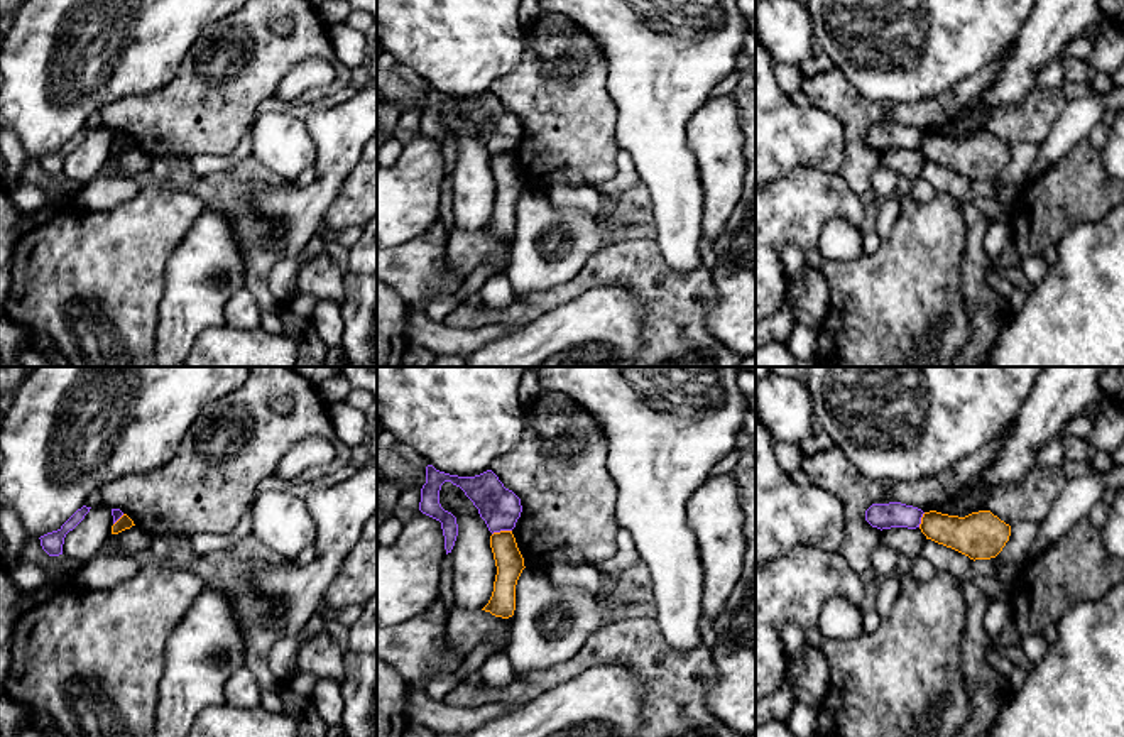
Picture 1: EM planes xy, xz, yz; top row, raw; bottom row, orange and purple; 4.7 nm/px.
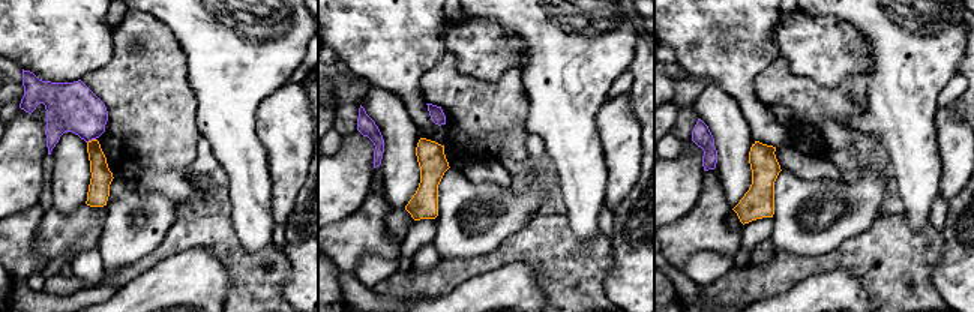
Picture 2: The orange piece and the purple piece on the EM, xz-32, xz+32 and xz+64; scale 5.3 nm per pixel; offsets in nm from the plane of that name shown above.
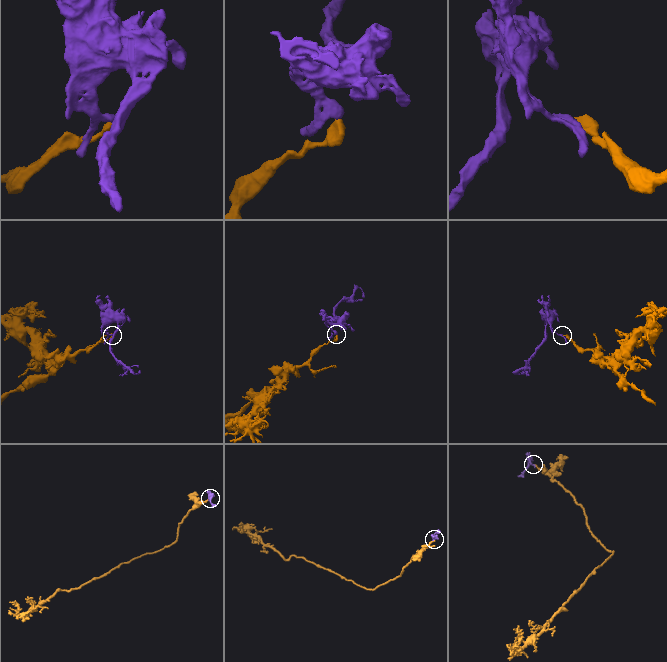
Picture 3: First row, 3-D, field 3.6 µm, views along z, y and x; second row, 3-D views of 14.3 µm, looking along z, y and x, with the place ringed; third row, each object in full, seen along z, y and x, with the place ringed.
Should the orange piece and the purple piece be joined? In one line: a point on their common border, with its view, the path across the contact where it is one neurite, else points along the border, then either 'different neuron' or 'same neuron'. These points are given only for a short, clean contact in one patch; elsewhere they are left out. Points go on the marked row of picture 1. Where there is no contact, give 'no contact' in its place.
contact xz (501, 531); border xz (511, 529), (501, 529), (492, 535); different neuron

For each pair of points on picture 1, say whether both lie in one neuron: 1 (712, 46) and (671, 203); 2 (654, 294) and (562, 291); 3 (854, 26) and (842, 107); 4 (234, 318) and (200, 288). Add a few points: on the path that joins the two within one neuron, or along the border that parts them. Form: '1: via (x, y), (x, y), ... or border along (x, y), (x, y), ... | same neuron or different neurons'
1: via (673, 85), (671, 164) | same neuron
2: via (631, 274), (592, 274), (585, 279) | same neuron
3: border along (835, 66), (864, 97), (881, 100) | different neurons
4: border along (244, 286), (227, 301), (223, 323) | different neurons

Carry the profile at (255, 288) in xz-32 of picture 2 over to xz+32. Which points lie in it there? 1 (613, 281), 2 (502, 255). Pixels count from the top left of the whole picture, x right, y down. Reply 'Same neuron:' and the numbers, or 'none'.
Same neuron: 2

